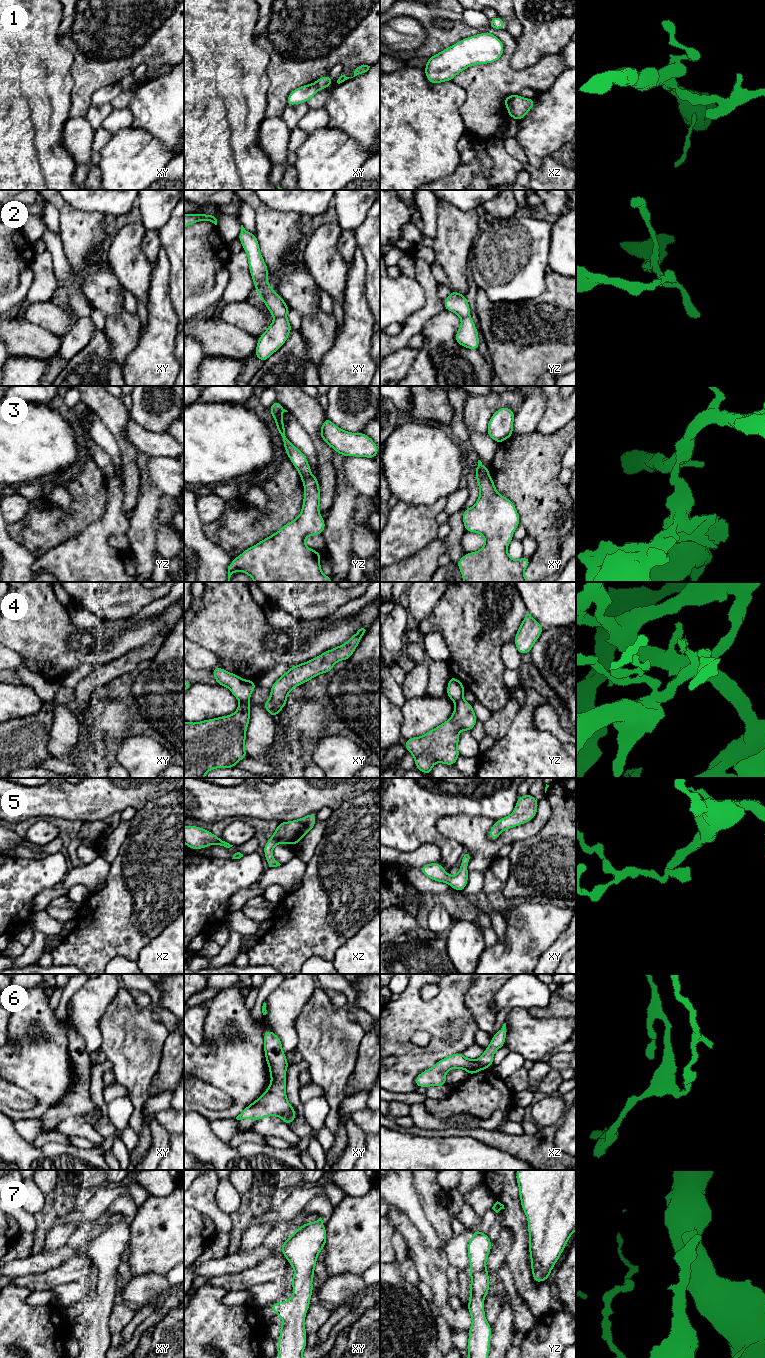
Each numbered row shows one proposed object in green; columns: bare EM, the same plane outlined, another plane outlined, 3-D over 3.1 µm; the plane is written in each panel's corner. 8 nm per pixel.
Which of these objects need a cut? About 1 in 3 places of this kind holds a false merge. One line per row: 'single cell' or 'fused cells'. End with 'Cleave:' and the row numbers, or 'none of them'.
1: fused cells
2: fused cells
3: fused cells
4: fused cells
5: single cell
6: fused cells
7: single cell
Cleave: 1, 2, 3, 4, 6

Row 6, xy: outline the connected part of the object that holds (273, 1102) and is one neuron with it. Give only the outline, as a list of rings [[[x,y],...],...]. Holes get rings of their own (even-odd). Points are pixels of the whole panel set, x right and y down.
[[[271,1030],[264,1031],[265,1059],[269,1066],[271,1083],[264,1094],[247,1106],[237,1117],[237,1120],[255,1119],[257,1121],[290,1112],[293,1109],[287,1100],[284,1075],[289,1066],[286,1054],[282,1051],[281,1039]]]

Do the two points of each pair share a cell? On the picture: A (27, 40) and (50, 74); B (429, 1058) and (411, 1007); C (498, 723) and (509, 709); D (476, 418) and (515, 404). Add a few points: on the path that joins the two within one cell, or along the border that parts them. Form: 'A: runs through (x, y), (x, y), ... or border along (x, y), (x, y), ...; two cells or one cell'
A: runs through (27, 48), (27, 51), (42, 66); one cell
B: runs through (436, 1045), (436, 1032), (424, 1020); one cell
C: runs through (501, 720), (508, 712); one cell
D: runs through (486, 408), (492, 402), (505, 402); one cell

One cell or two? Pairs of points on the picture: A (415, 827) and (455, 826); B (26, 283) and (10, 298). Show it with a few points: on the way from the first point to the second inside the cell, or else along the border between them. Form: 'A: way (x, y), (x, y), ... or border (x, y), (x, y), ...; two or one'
A: border (440, 817), (436, 828), (454, 840); two
B: way (22, 287), (14, 295); one

